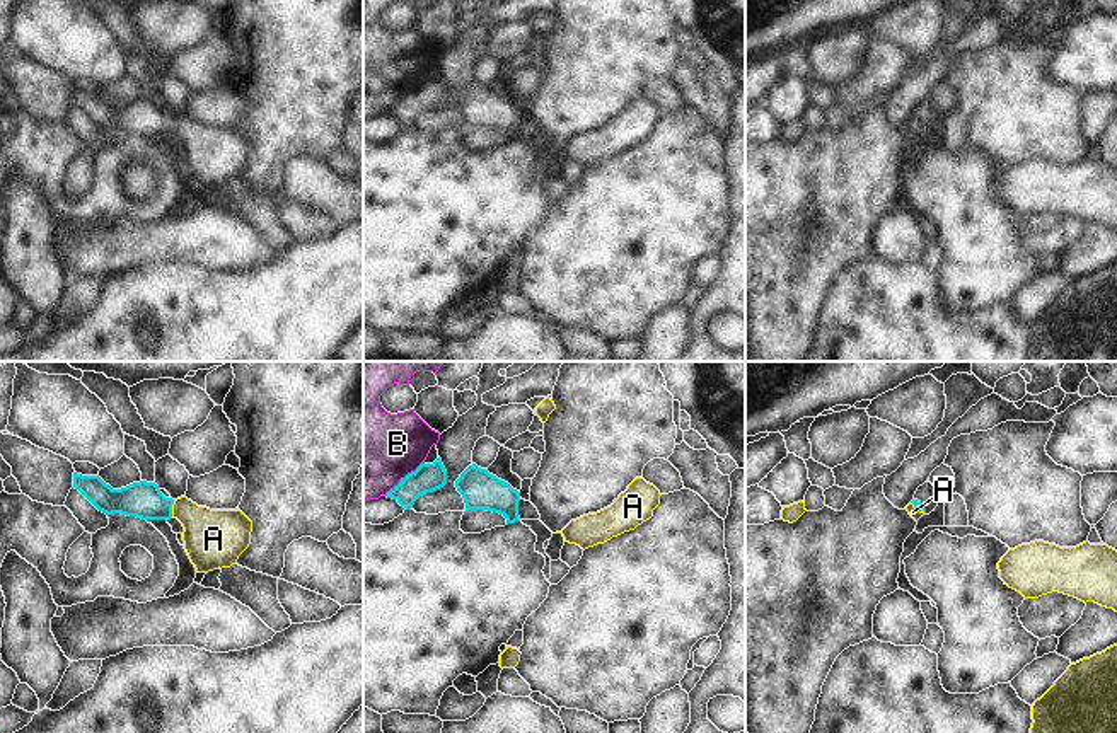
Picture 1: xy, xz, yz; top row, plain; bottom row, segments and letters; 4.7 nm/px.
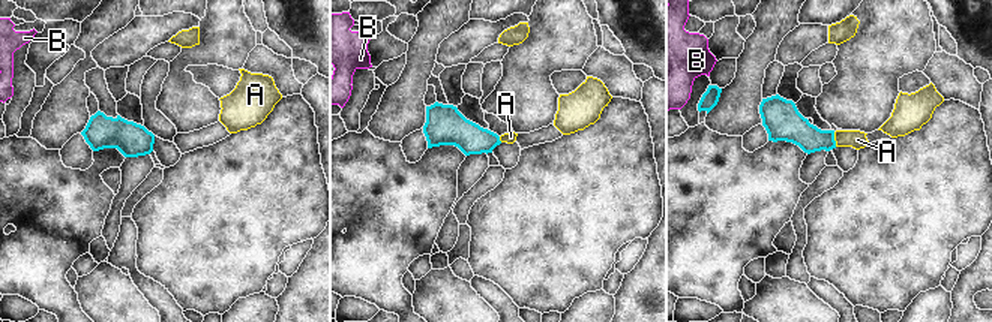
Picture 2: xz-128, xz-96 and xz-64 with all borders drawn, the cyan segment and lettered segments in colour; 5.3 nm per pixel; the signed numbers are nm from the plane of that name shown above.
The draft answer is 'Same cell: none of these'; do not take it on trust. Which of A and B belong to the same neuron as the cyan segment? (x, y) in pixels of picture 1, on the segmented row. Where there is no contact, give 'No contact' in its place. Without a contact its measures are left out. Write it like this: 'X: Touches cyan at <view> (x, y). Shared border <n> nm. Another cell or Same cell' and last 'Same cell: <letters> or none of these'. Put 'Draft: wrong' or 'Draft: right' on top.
Draft: wrong
A: Touches cyan at xy (171, 508). Shared border 90 nm. Same cell
B: Touches cyan at xz (405, 478). Shared border 240 nm. Another cell
Same cell: A.

